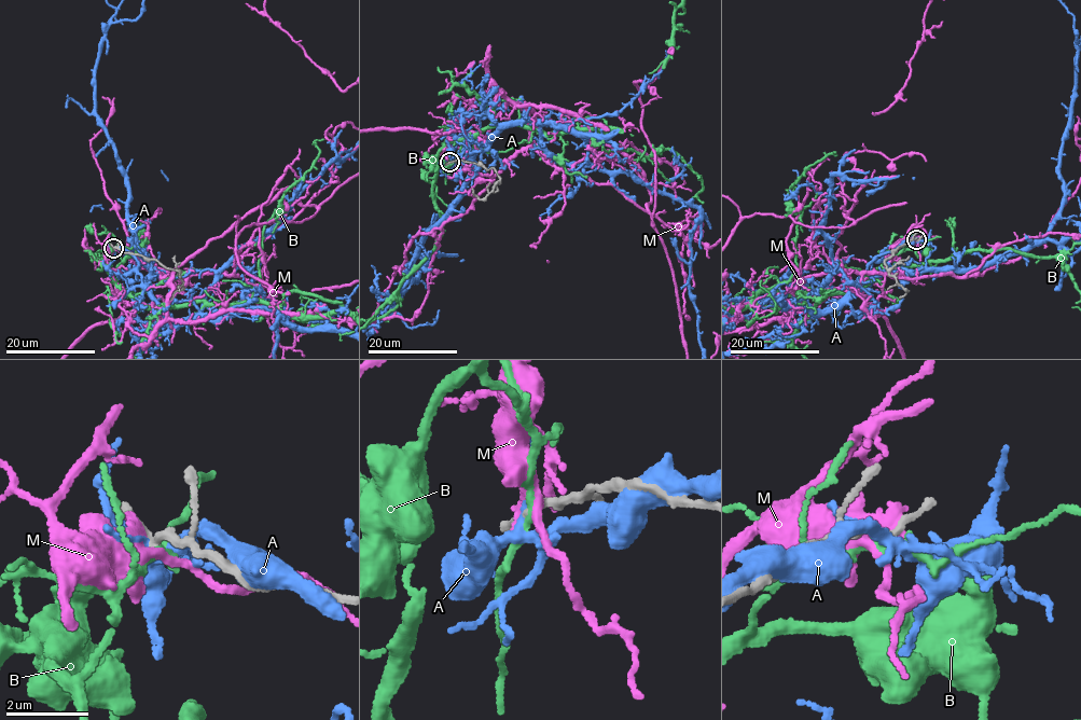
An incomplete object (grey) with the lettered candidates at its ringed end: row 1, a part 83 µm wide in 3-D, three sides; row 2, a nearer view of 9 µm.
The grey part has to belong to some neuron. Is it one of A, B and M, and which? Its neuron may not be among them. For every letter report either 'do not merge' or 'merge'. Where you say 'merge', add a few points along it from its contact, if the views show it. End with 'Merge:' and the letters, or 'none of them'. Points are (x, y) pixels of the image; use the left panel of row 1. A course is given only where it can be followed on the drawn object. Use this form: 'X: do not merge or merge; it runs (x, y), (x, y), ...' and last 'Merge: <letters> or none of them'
A: do not merge
B: do not merge
M: do not merge
Merge: none of them

